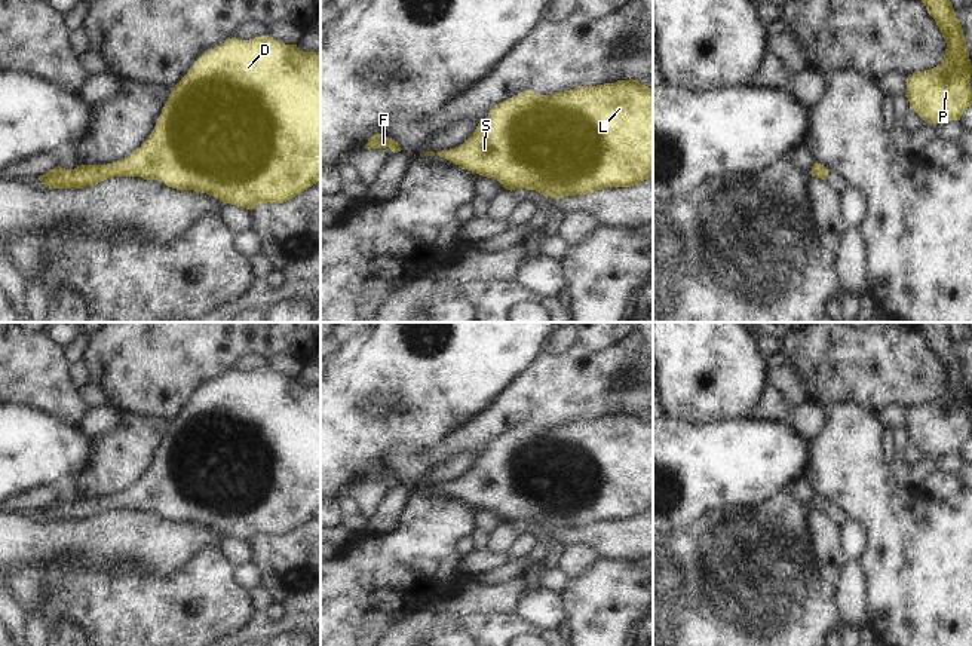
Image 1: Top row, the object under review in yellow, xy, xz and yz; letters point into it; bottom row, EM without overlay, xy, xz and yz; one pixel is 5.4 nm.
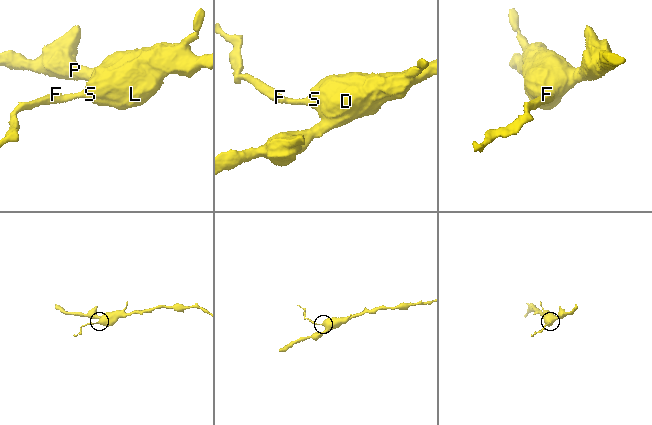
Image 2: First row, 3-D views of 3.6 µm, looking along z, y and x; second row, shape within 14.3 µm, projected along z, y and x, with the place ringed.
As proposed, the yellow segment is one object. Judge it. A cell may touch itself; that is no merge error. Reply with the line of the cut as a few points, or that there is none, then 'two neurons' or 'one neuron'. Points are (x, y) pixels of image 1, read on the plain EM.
no cut; one neuron

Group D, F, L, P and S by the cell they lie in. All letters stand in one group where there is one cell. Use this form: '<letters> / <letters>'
D F L P S

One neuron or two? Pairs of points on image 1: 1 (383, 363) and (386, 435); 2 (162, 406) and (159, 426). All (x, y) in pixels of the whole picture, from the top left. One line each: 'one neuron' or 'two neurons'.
1: one neuron
2: two neurons

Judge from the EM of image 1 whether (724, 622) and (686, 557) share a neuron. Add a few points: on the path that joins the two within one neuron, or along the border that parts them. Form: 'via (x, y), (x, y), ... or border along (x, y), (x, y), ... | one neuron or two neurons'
via (724, 606), (724, 600), (701, 573) | one neuron

